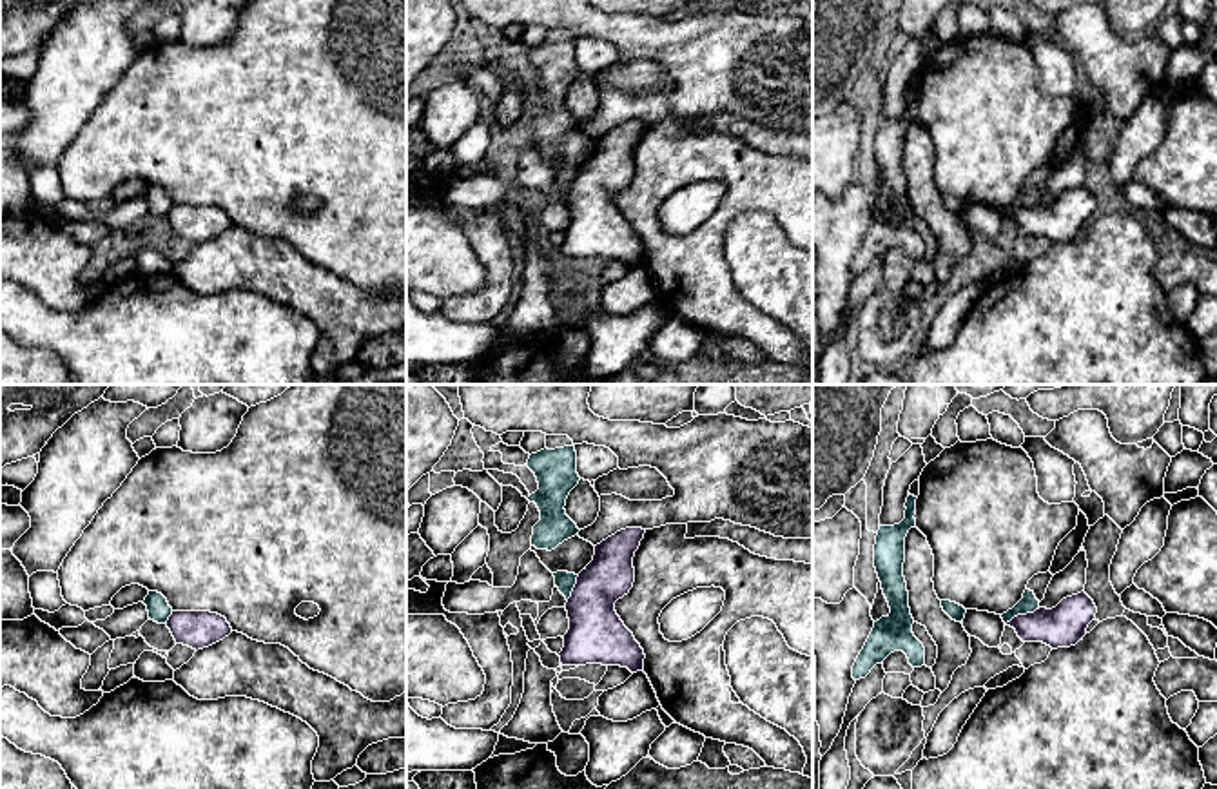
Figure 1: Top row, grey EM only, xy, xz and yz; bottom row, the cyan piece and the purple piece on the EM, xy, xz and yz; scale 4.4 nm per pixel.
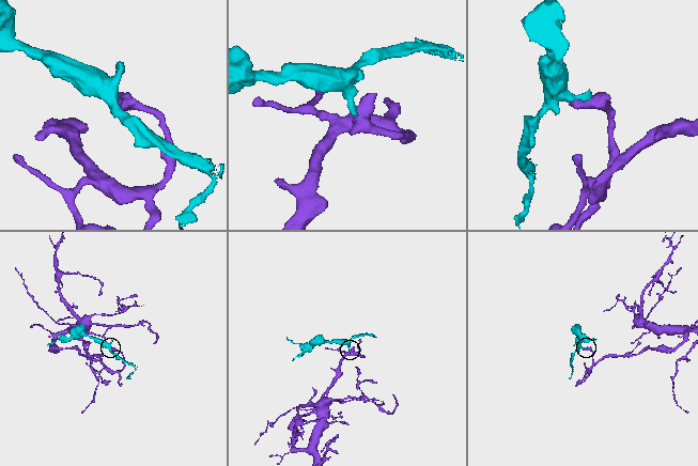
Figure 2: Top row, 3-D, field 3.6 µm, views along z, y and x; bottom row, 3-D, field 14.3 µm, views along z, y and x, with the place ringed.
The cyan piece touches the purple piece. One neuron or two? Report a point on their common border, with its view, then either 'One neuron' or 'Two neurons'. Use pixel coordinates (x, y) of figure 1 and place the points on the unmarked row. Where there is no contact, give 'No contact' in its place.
Touches cyan at yz (1022, 207). Two neurons

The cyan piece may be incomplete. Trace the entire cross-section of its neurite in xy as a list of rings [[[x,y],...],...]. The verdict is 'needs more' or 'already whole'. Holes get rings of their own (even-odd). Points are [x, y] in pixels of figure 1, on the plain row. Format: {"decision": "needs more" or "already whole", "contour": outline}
{"decision": "already whole", "contour": [[[149,185],[143,198],[147,200],[149,212],[158,218],[167,218],[169,210],[172,209],[172,201],[169,200],[167,192],[158,185]]]}

